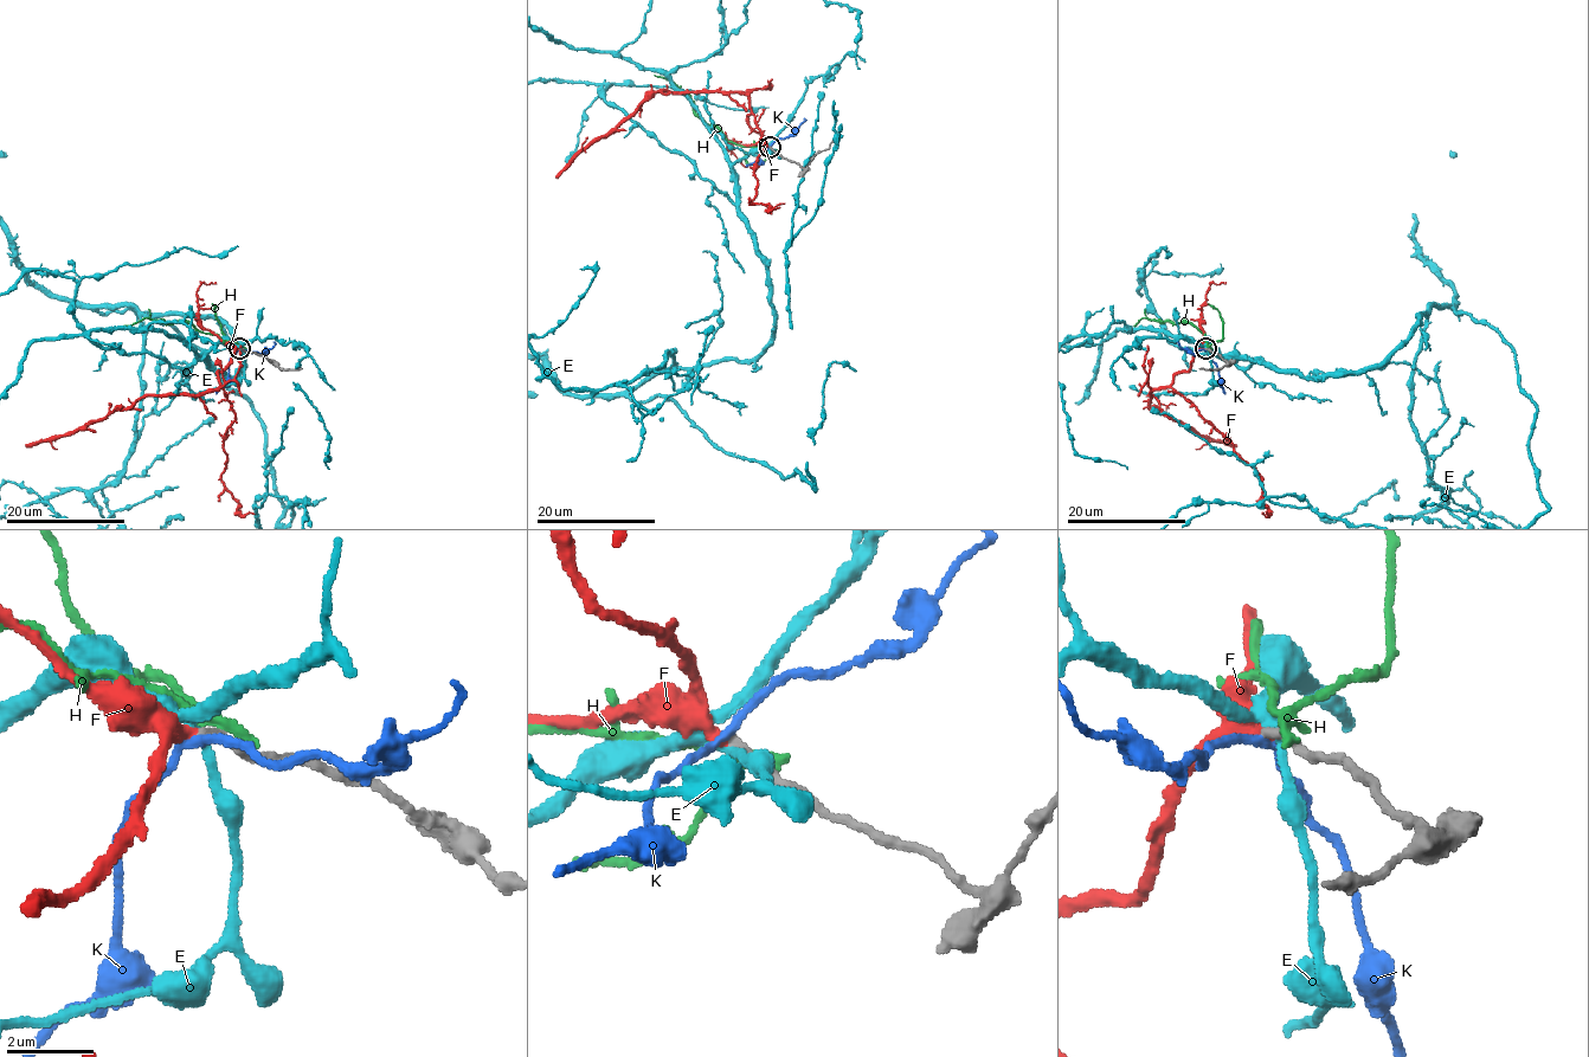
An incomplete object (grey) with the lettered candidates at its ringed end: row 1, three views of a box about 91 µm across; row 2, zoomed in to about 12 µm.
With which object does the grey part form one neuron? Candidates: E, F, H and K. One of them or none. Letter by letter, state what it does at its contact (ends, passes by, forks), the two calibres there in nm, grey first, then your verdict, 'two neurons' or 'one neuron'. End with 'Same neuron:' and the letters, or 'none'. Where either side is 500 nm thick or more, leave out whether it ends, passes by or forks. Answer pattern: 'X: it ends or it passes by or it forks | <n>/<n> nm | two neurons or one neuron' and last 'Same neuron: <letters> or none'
E: it forks | 220/220 nm | two neurons
F: it ends | 200/360 nm | one neuron
H: it passes by | 280/240 nm | two neurons
K: it passes by | 220/180 nm | two neurons
Same neuron: F

